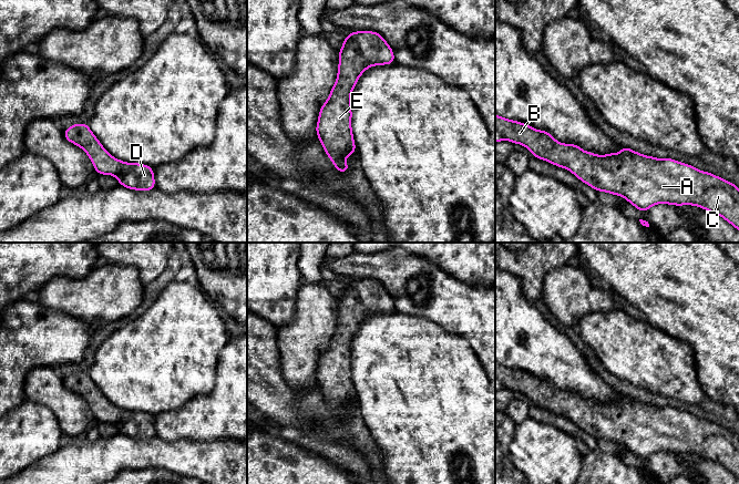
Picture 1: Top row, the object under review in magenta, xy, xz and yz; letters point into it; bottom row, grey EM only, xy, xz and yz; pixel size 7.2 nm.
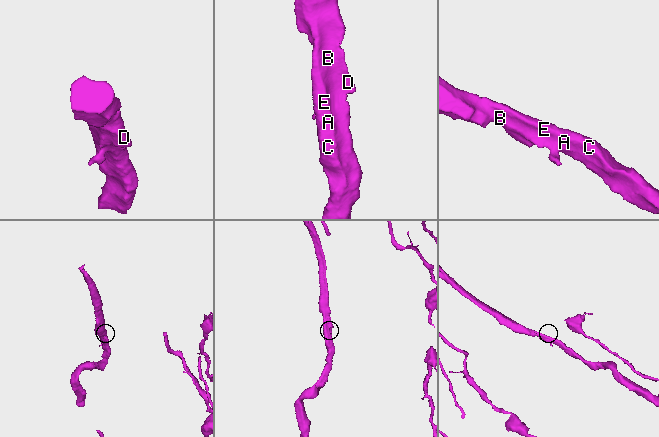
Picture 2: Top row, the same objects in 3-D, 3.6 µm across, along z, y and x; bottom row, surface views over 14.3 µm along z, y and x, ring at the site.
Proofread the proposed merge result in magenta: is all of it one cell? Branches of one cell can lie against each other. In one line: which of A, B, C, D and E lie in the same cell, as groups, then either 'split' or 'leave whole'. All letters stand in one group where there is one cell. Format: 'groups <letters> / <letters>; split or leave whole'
groups A B C D E; leave whole

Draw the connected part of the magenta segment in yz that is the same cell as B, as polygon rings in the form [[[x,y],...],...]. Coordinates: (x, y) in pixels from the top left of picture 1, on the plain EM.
[[[495,362],[495,392],[503,388],[523,393],[534,403],[534,406],[569,419],[596,440],[624,445],[642,461],[657,452],[691,453],[721,464],[739,478],[739,436],[737,433],[692,413],[670,405],[657,406],[644,403],[624,393],[622,393],[619,401],[597,403],[585,400],[576,392],[563,392],[547,379],[536,378],[523,370]]]

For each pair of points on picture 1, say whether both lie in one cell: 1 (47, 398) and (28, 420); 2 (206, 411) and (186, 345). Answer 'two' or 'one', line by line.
1: two
2: two

